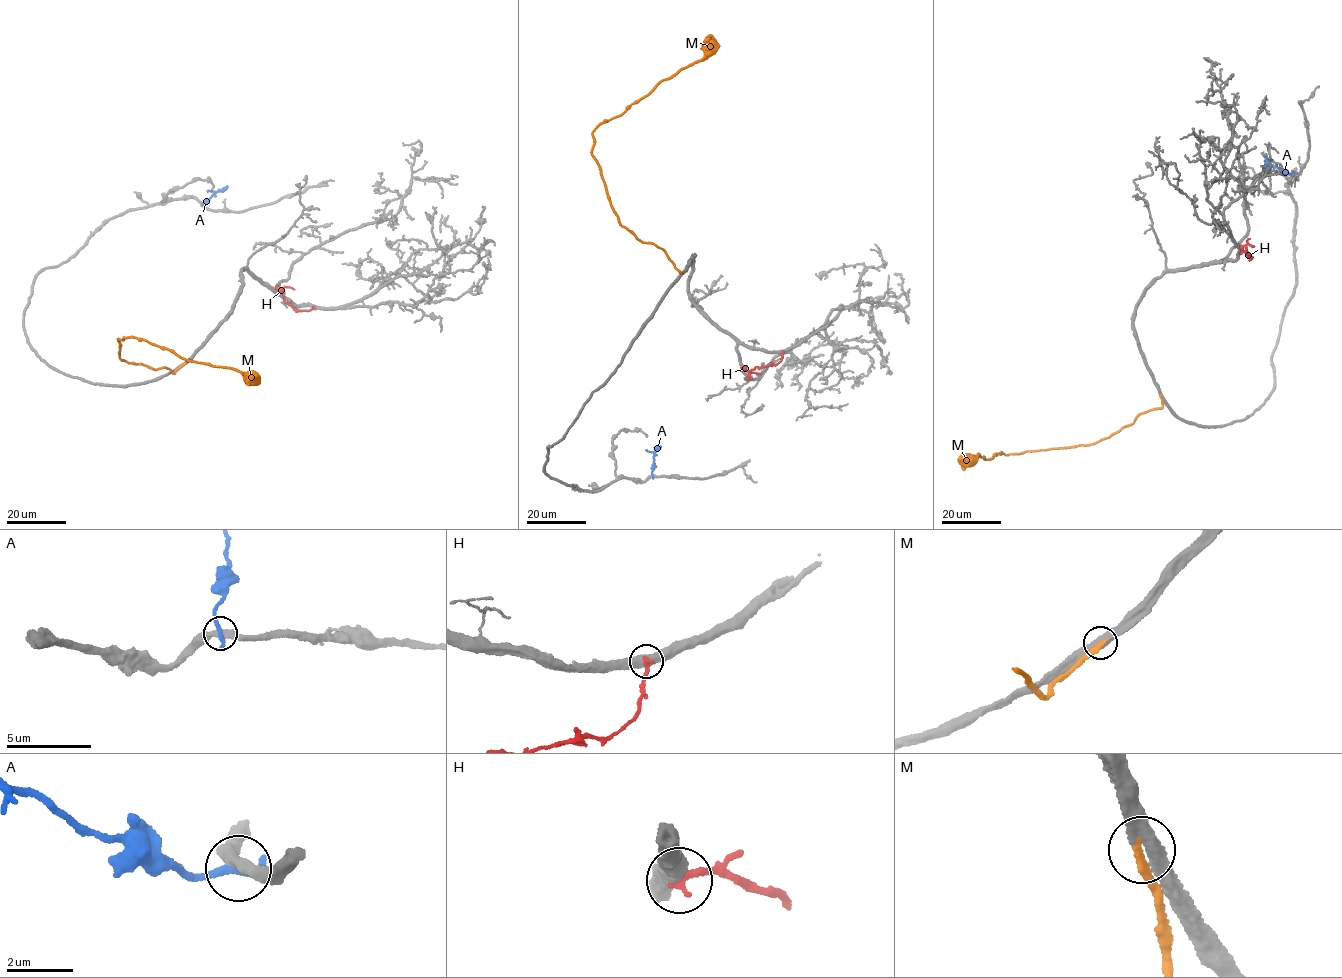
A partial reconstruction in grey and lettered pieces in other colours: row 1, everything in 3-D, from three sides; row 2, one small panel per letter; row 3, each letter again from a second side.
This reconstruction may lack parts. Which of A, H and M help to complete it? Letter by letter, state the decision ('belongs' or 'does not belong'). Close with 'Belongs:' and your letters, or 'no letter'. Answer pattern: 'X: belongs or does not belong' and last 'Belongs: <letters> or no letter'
A: does not belong
H: does not belong
M: belongs
Belongs: M

